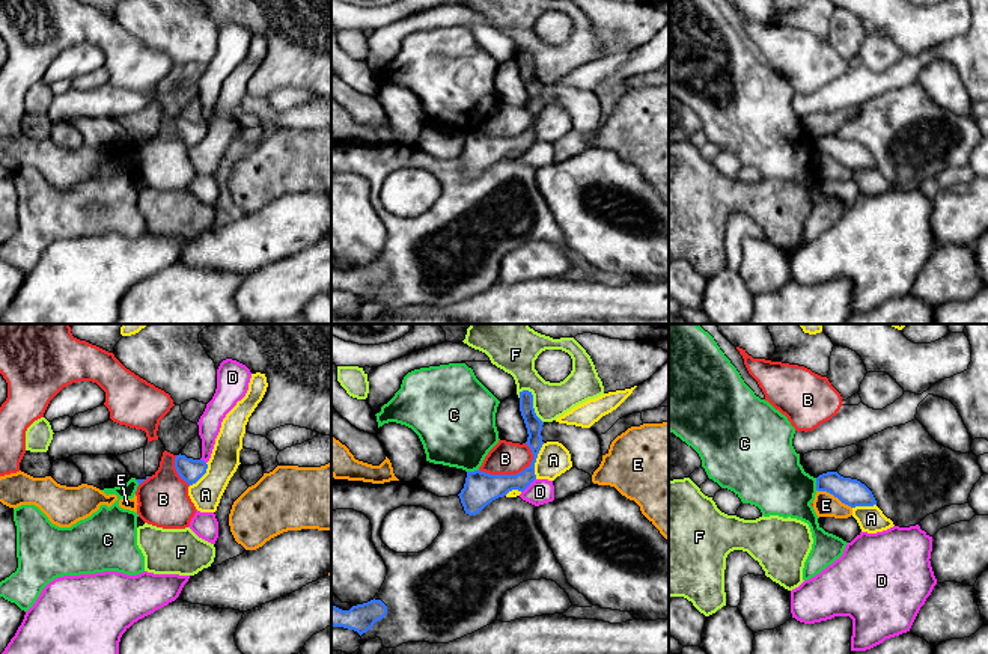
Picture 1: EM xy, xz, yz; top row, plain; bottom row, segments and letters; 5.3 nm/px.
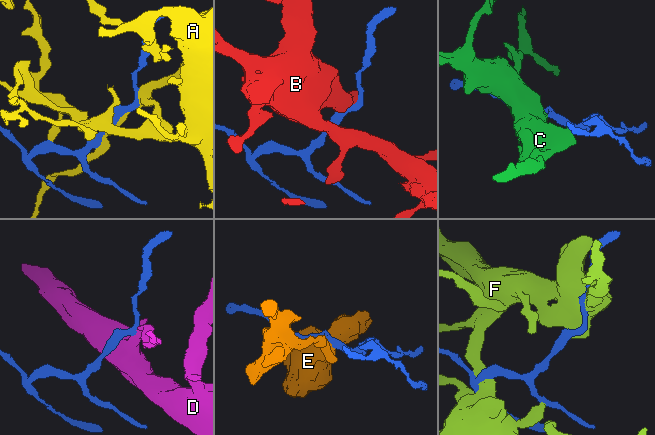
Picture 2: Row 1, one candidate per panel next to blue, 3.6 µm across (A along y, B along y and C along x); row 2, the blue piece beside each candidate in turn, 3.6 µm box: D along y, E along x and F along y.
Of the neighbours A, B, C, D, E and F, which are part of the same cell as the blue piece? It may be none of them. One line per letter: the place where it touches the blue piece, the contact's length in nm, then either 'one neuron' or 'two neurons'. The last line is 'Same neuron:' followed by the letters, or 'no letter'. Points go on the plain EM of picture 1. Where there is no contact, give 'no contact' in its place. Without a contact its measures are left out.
A: contact xz (535, 124); length 200 nm; two neurons
B: contact xz (509, 137); length 300 nm; two neurons
C: contact yz (817, 146); length 70 nm; two neurons
D: contact xz (527, 148); length 110 nm; two neurons
E: contact yz (835, 158); length 200 nm; two neurons
F: contact xz (532, 65); length 220 nm; two neurons
Same neuron: no letter

